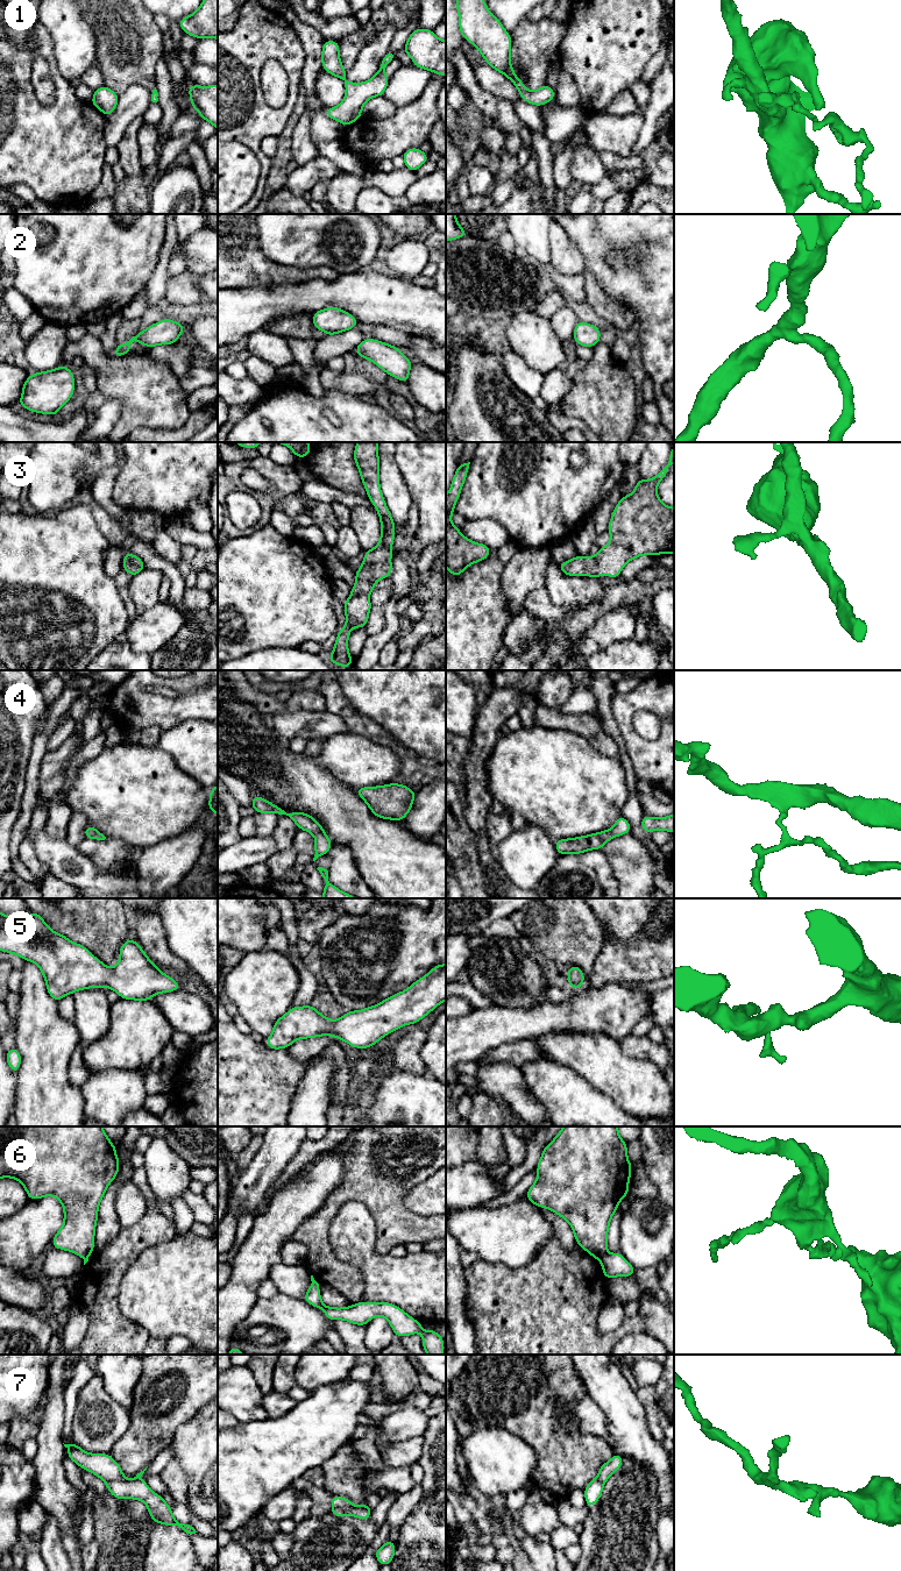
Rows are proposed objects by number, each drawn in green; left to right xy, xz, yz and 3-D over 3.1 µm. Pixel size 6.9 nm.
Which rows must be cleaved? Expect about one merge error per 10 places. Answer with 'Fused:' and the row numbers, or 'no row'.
Fused: 6, 7

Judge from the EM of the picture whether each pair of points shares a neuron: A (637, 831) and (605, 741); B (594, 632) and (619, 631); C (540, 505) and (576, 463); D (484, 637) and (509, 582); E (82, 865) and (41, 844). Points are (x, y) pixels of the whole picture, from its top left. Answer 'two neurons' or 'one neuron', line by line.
A: two neurons
B: one neuron
C: two neurons
D: two neurons
E: one neuron

